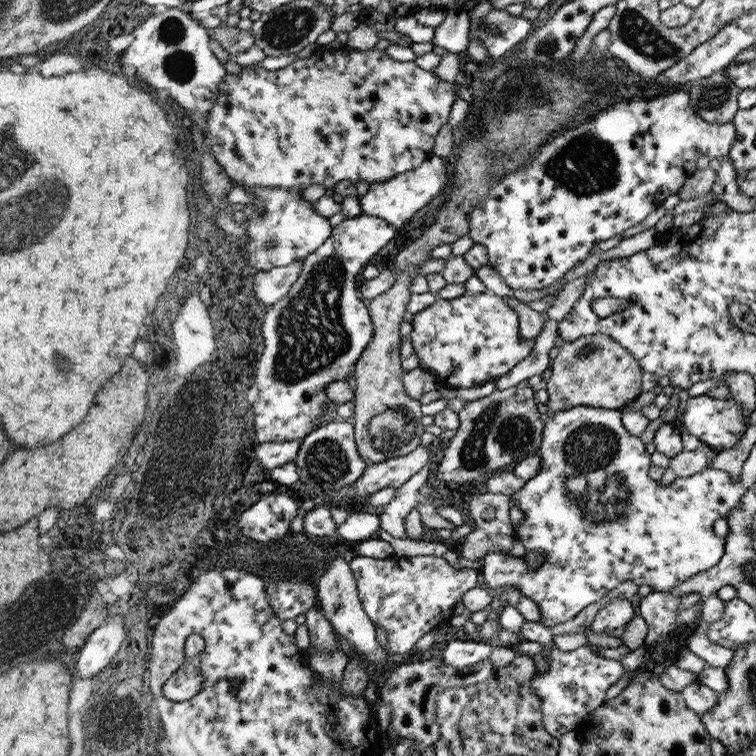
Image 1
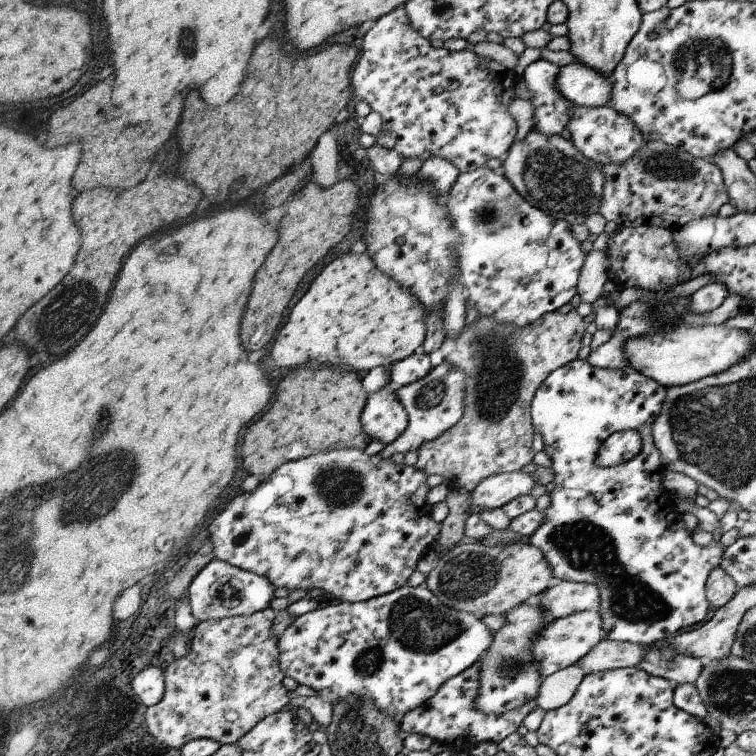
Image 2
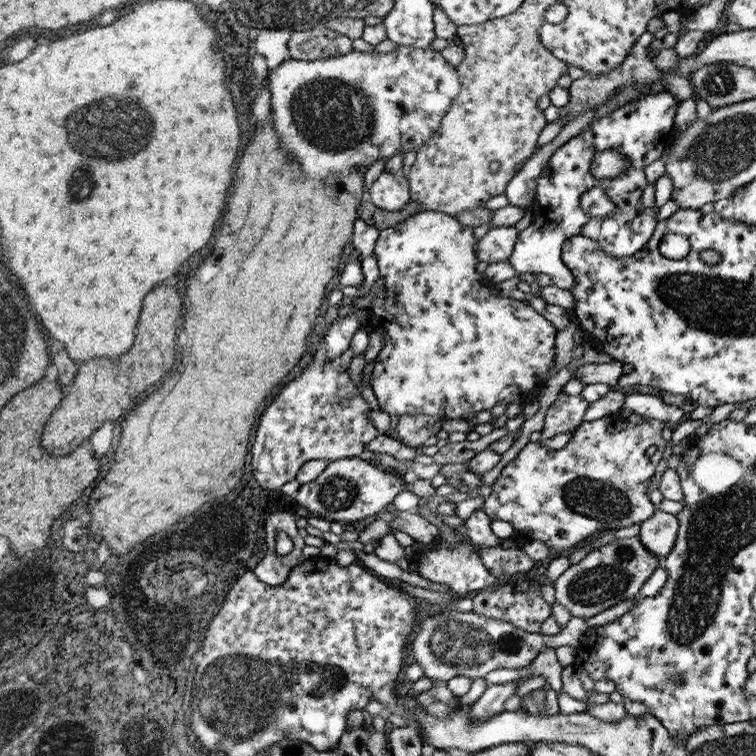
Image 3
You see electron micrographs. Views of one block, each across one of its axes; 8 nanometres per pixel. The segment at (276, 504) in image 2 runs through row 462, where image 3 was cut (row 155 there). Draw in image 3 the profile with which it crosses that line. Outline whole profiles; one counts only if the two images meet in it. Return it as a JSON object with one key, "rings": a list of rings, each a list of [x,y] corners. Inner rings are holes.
{"rings":[[[397,45],[392,52],[381,53],[376,50],[371,52],[357,51],[356,49],[337,56],[336,58],[327,58],[323,60],[286,60],[280,64],[278,68],[274,68],[269,73],[269,91],[270,91],[270,108],[271,119],[273,120],[273,127],[279,136],[279,143],[285,154],[301,167],[303,173],[311,180],[318,180],[324,178],[328,180],[329,177],[335,175],[344,175],[353,168],[362,168],[363,170],[369,168],[374,162],[379,159],[388,161],[392,156],[396,156],[399,152],[404,154],[410,150],[417,150],[422,147],[440,126],[443,116],[448,112],[454,99],[457,98],[460,92],[461,84],[460,77],[454,66],[451,66],[440,51],[434,51],[428,48],[414,48],[406,45]]]}

